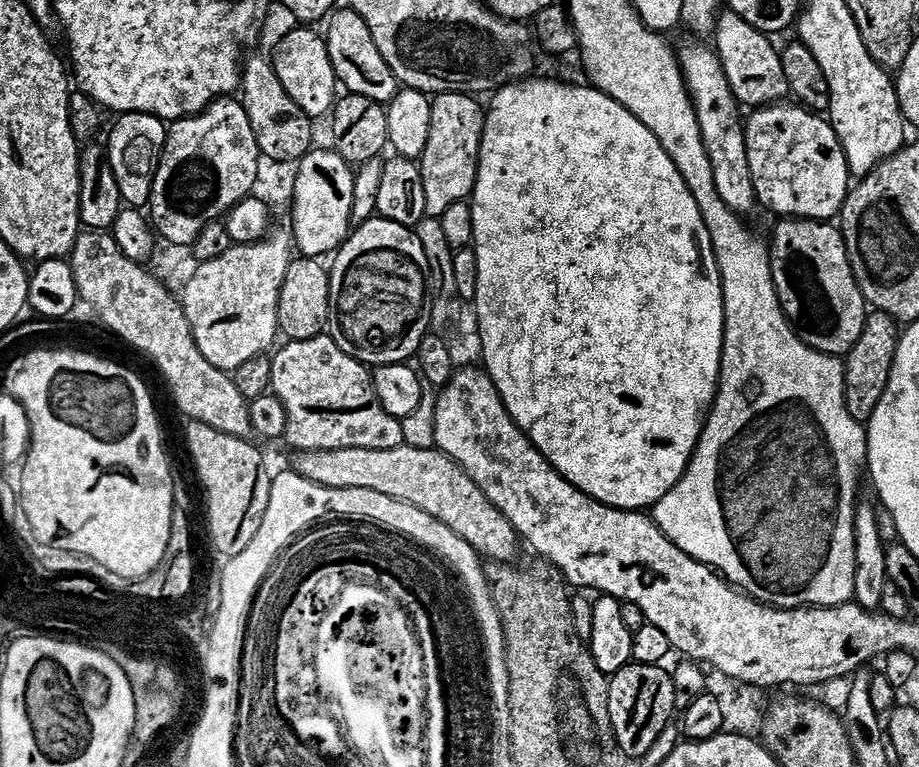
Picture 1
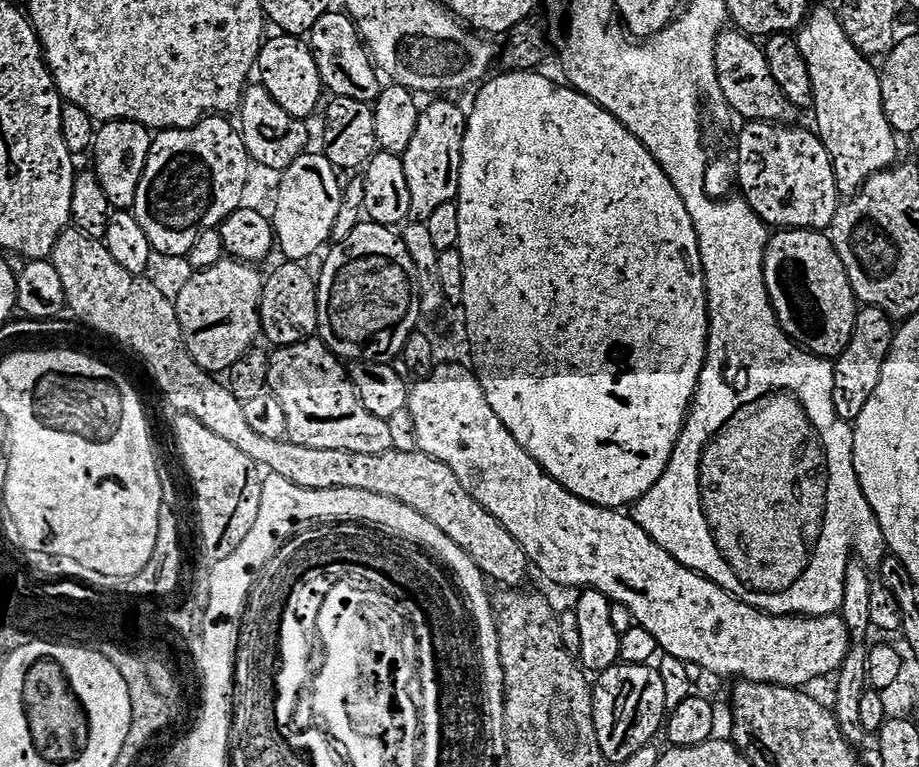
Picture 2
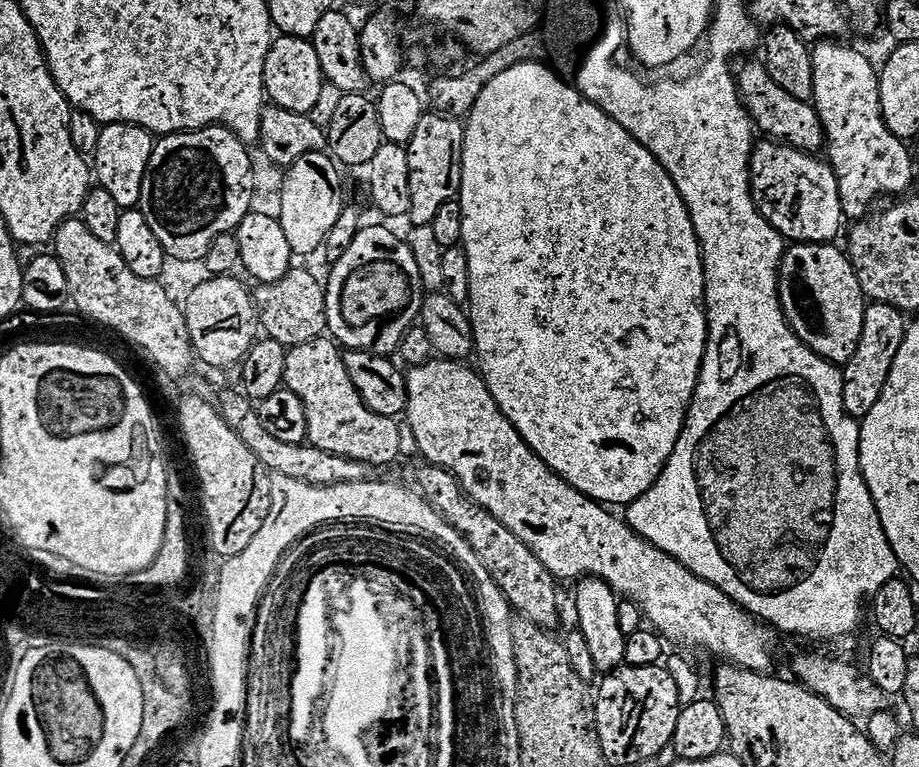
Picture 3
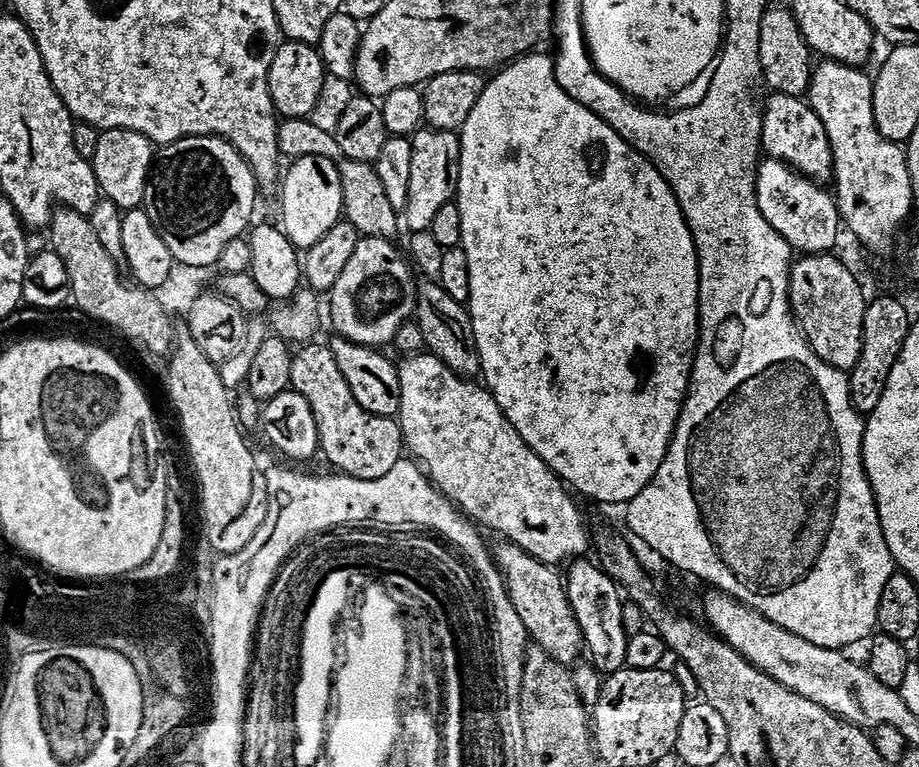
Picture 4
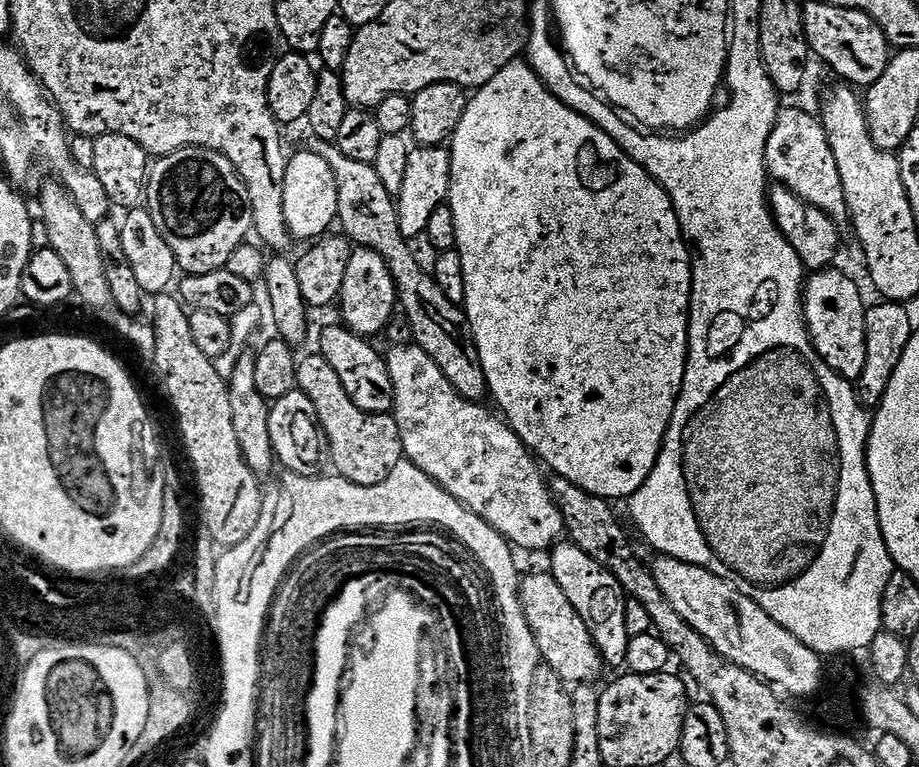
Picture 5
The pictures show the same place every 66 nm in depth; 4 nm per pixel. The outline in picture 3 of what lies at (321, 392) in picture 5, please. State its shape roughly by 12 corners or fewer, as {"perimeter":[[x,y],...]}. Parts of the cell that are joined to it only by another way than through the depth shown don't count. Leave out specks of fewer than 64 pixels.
{"perimeter":[[336,340],[287,349],[306,440],[392,464],[400,428],[364,405]]}

